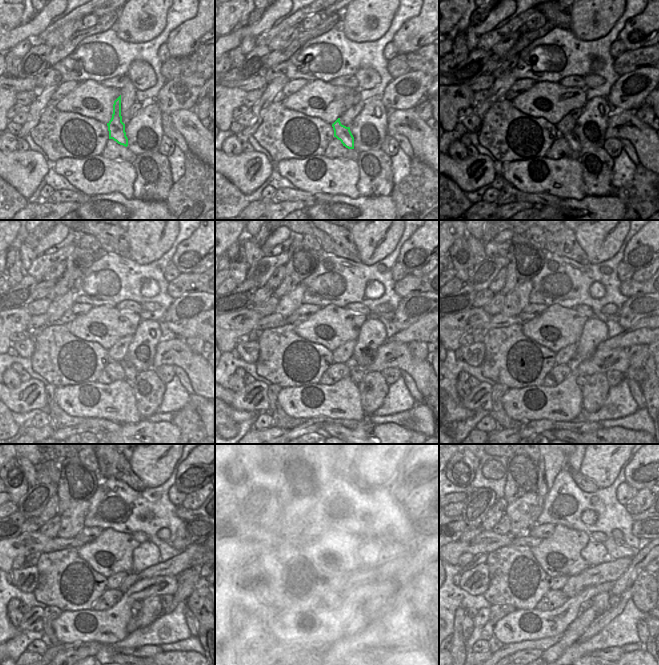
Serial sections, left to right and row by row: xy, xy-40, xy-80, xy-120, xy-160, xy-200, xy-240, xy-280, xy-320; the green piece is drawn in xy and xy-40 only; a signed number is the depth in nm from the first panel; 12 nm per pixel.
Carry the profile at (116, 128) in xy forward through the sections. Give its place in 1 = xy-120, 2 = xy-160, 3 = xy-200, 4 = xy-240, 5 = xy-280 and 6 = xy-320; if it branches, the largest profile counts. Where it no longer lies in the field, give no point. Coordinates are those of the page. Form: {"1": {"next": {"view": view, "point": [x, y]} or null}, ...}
{"1": {"next": {"view": "xy-120", "point": [130, 372]}}, "2": {"next": {"view": "xy-160", "point": [357, 373]}}, "3": {"next": {"view": "xy-200", "point": [582, 379]}}, "4": {"next": {"view": "xy-240", "point": [136, 606]}}, "5": {"next": {"view": "xy-280", "point": [361, 607]}}, "6": {"next": {"view": "xy-320", "point": [586, 605]}}}

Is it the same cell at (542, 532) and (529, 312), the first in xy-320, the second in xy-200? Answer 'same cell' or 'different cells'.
same cell

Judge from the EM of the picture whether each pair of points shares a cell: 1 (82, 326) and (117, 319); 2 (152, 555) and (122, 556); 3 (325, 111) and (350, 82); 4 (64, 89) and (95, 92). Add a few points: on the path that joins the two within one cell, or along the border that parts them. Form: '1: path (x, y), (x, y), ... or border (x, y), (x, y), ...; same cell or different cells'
1: path (91, 322), (108, 321); same cell
2: border (140, 544), (133, 551), (133, 567), (131, 571); different cells
3: border (328, 83), (347, 86), (353, 90); different cells
4: border (79, 83), (54, 103); different cells

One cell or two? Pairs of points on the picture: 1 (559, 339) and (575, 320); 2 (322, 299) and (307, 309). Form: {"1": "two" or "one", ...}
{"1": "one", "2": "two"}

